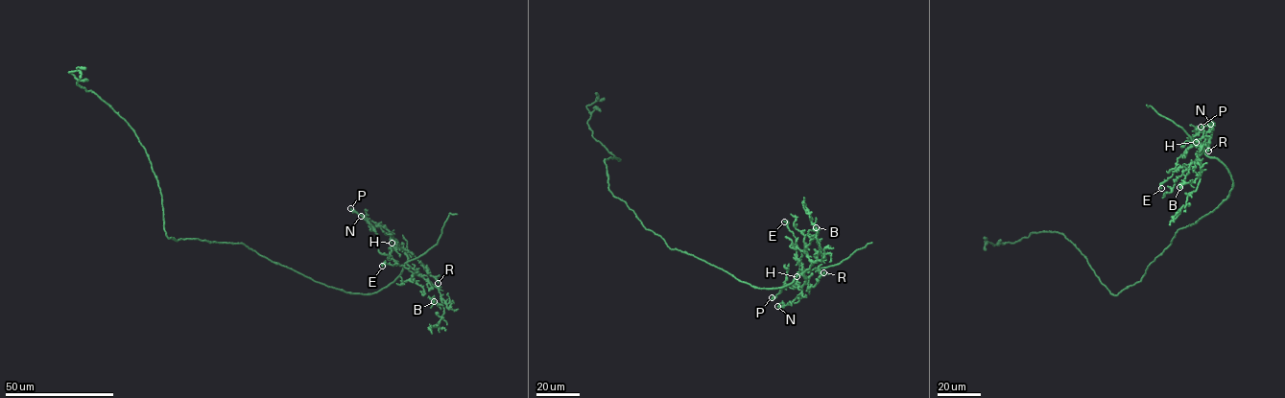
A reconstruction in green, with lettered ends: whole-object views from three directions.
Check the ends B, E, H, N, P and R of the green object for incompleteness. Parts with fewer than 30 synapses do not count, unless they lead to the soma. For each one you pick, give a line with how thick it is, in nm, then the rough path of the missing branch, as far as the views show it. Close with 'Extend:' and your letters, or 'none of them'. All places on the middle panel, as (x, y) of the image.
Extend: none of them

